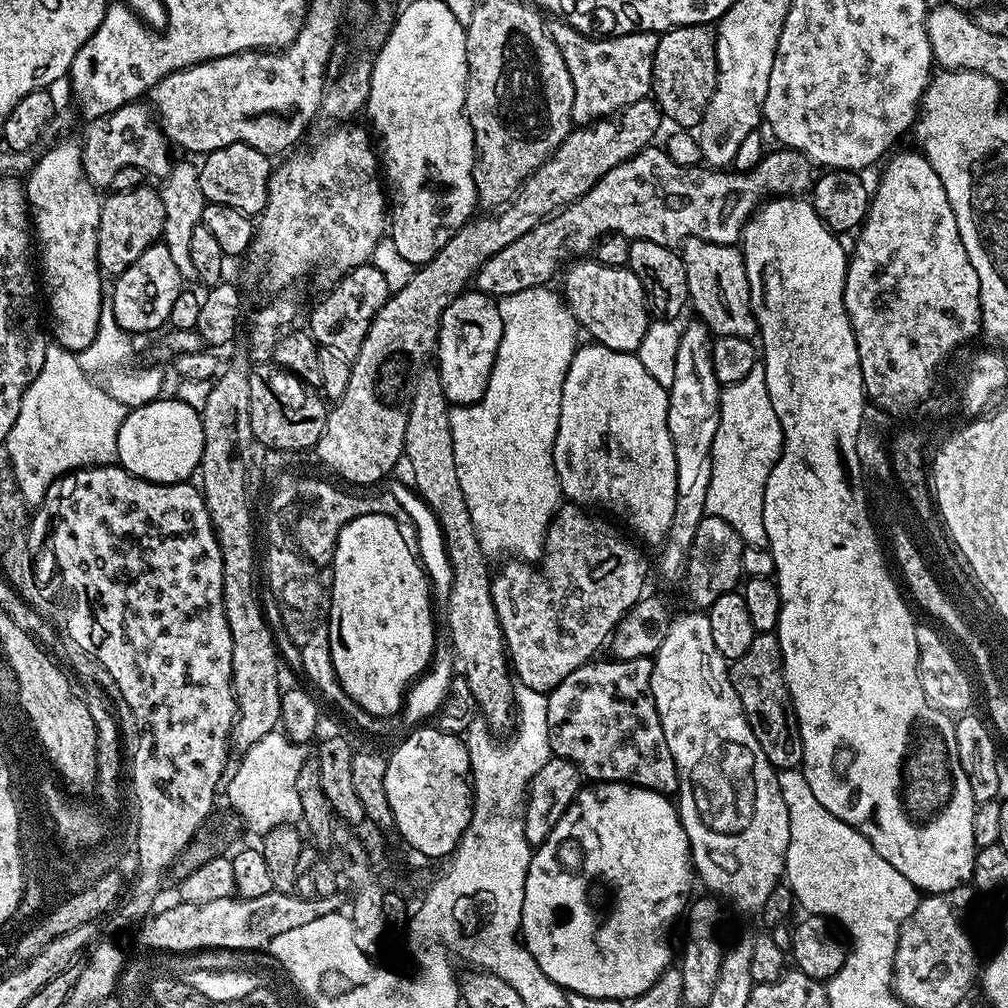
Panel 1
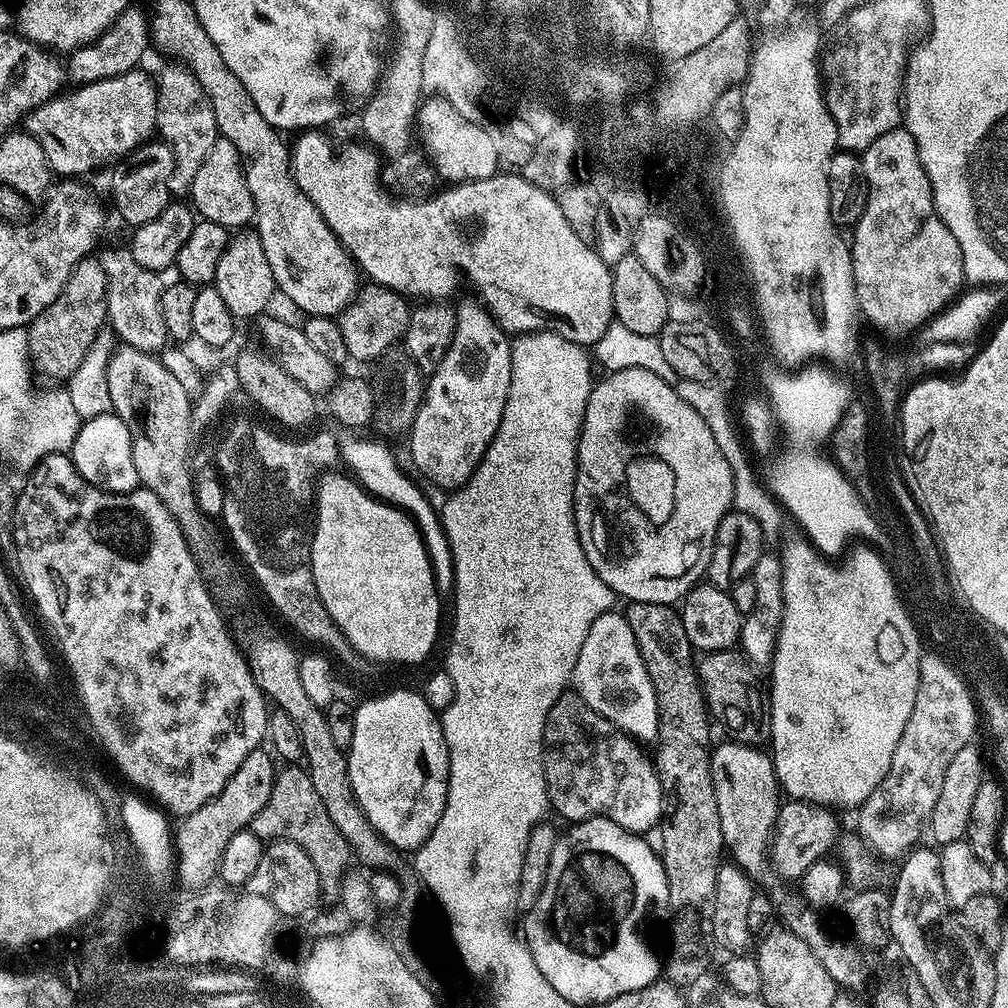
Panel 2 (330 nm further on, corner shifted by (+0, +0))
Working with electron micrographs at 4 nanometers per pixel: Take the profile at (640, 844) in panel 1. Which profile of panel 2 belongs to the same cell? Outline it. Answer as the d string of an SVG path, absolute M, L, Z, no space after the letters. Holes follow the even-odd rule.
M601 816L573 823L569 828L572 829L565 836L563 833L557 839L550 855L549 873L541 896L523 917L522 939L538 970L542 970L542 978L546 978L562 998L574 1006L584 1003L604 1006L622 994L650 986L658 978L658 960L656 964L656 956L644 941L640 927L652 903L668 899L666 874L657 849L653 845L651 848L643 835L627 832ZM580 924L600 924L600 928L580 928ZM612 924L616 924L616 936L611 932Z

